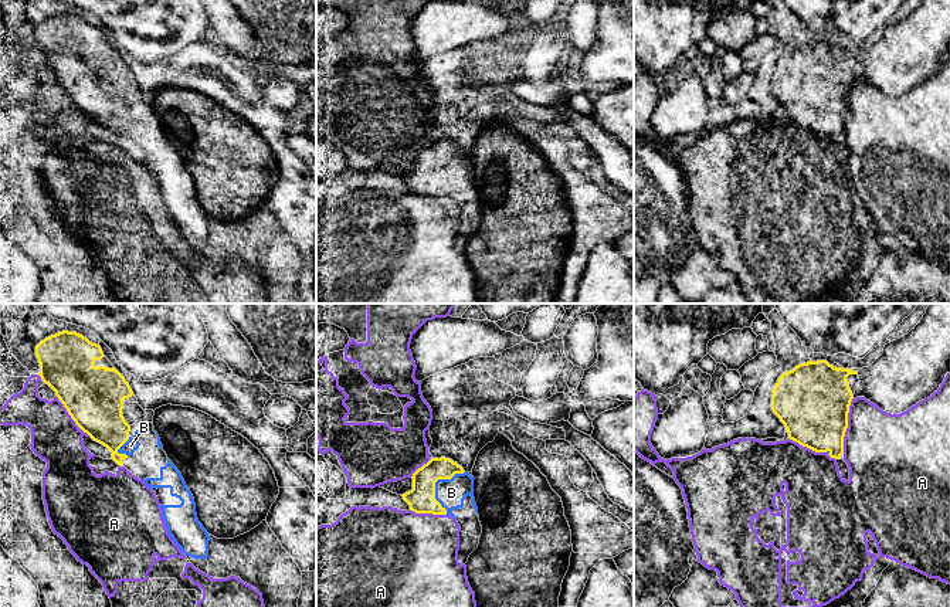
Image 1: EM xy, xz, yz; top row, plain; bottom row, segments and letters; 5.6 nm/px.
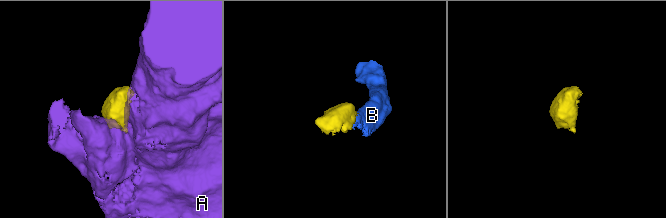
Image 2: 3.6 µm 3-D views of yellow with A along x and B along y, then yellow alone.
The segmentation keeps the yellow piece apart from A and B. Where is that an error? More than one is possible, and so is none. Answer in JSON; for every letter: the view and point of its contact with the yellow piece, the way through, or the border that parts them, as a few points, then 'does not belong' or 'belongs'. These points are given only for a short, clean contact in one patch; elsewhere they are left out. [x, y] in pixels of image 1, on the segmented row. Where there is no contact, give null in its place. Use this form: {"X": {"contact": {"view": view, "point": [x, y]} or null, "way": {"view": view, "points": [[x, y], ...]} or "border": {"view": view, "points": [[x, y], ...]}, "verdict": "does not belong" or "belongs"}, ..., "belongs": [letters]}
{"A": {"contact": {"view": "yz", "point": [847, 426]}, "verdict": "does not belong"}, "B": {"contact": {"view": "xz", "point": [434, 484]}, "way": {"view": "xz", "points": [[421, 498], [434, 484], [444, 485], [451, 492]]}, "verdict": "belongs"}, "belongs": ["B"]}

